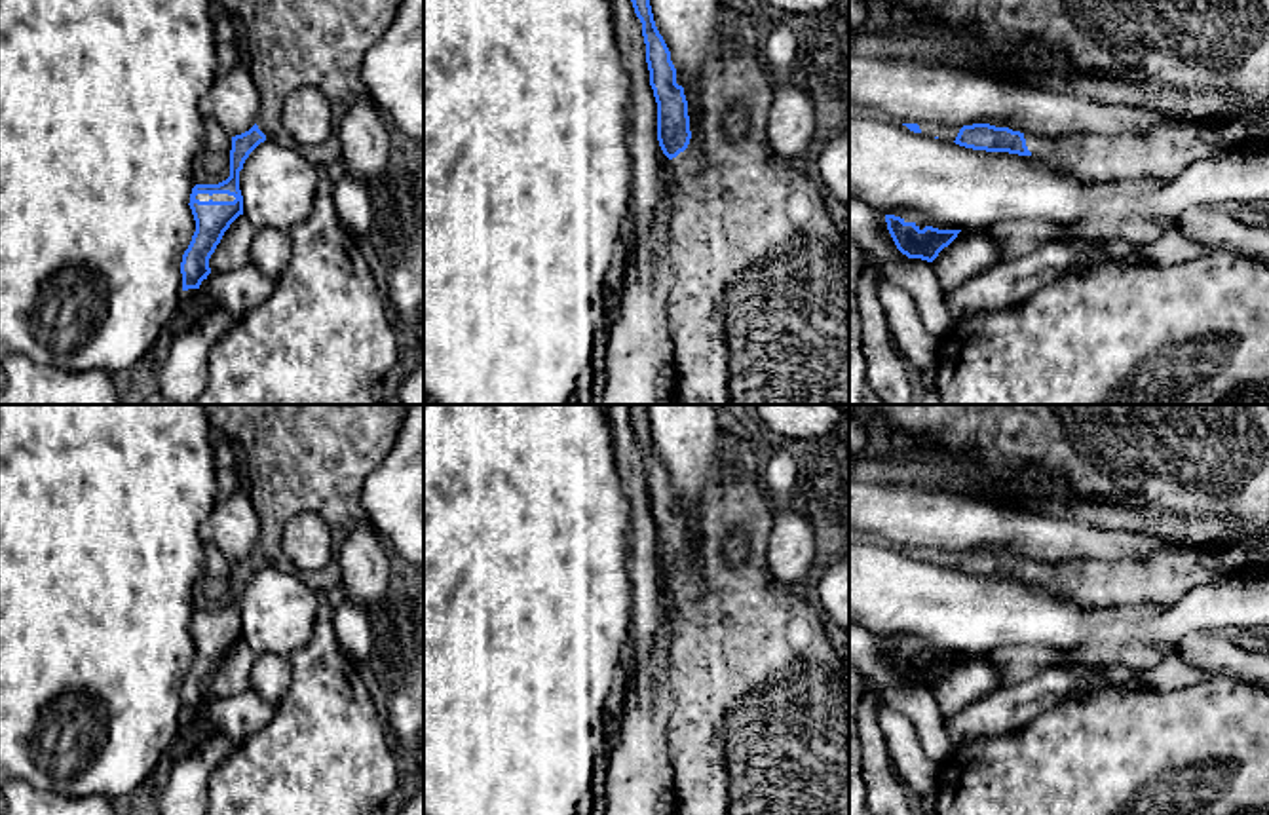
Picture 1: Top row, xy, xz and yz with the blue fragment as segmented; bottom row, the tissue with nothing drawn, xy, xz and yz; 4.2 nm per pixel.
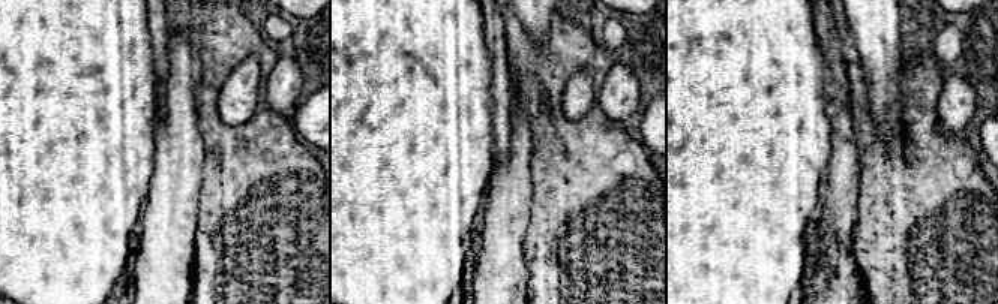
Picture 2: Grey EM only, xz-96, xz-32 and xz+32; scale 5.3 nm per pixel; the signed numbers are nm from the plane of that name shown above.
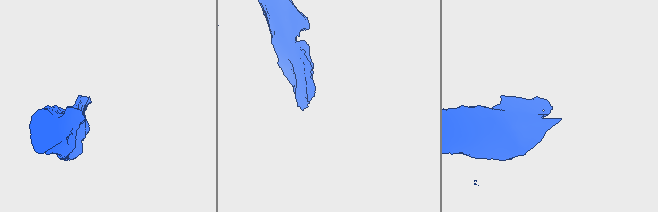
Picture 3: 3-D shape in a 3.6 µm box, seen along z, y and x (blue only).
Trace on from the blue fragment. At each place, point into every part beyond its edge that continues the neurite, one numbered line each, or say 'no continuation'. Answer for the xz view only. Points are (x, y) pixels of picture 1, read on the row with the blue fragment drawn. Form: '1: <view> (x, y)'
1: xz (758, 308)

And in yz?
1: yz (1186, 44)

